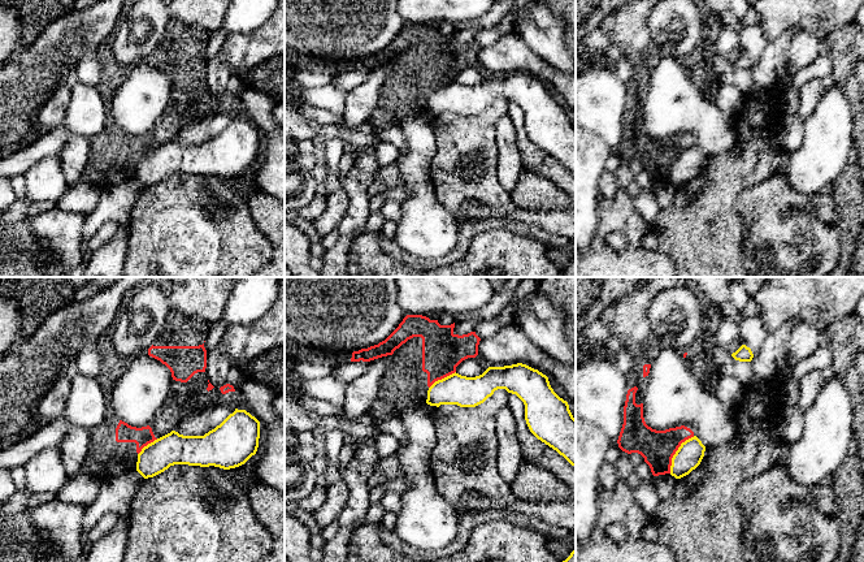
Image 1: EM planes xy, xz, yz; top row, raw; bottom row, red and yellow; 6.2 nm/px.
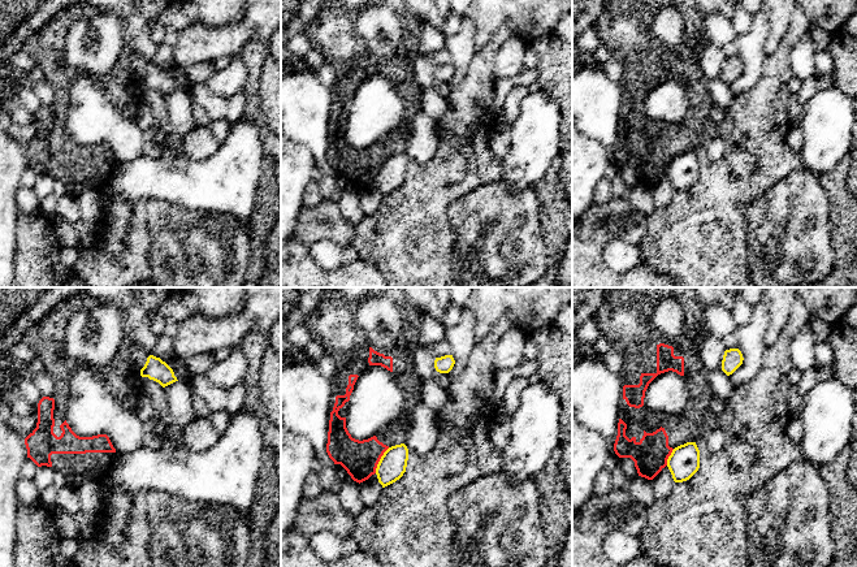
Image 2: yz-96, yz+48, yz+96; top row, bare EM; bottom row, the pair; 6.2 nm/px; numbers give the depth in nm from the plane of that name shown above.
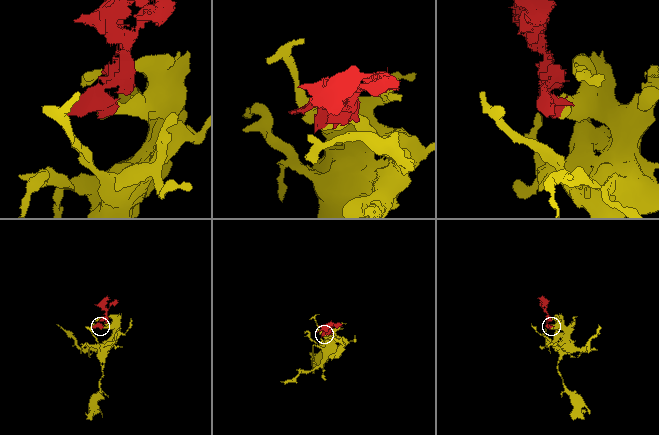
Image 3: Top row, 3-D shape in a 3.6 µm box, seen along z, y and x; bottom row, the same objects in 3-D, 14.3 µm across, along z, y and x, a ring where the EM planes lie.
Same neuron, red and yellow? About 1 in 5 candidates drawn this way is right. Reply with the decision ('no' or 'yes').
no

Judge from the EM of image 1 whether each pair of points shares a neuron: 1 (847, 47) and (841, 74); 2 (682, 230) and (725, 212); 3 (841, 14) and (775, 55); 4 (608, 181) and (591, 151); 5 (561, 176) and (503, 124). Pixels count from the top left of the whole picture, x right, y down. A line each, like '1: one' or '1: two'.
1: one
2: one
3: two
4: two
5: two

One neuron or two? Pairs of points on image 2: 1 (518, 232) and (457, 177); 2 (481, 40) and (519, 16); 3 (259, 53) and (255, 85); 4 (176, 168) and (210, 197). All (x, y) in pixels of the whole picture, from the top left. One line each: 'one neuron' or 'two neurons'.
1: two neurons
2: one neuron
3: one neuron
4: one neuron

